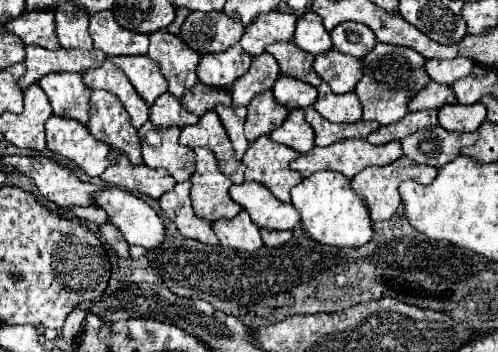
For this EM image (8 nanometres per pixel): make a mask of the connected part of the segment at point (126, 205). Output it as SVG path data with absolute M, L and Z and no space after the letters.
M106 188L94 194L94 206L100 206L108 214L108 222L120 230L128 244L138 244L142 248L156 248L164 240L164 222L162 218L138 196L124 192L120 188Z

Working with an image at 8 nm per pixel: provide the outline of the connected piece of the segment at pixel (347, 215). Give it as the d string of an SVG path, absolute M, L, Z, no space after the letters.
M324 170L304 178L292 190L292 204L300 214L304 232L322 246L360 248L372 238L372 220L366 206L350 188L350 180L338 172Z

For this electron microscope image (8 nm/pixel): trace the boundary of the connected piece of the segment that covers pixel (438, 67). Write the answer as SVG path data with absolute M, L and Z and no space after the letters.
M454 58L454 60L426 60L426 72L432 82L452 86L456 80L470 74L474 62L468 58Z

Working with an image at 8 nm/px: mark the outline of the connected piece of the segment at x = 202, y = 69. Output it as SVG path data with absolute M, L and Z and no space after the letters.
M236 44L232 50L220 52L220 54L206 54L200 58L198 64L198 82L212 88L230 88L236 78L240 78L252 60L248 54Z

